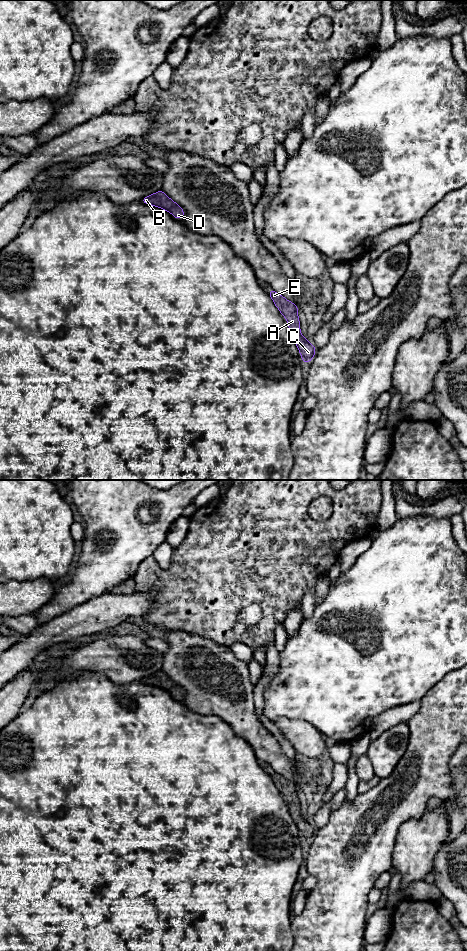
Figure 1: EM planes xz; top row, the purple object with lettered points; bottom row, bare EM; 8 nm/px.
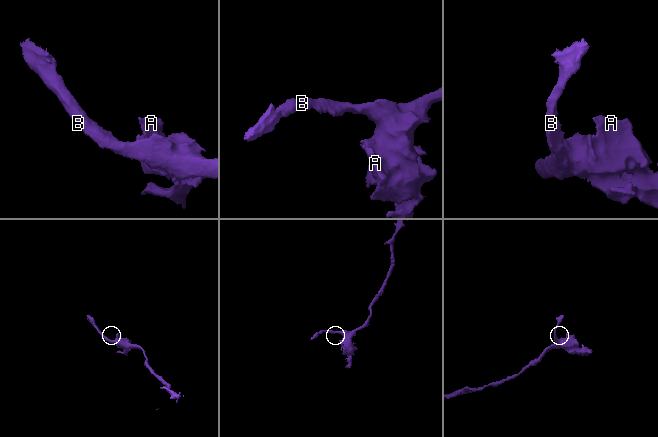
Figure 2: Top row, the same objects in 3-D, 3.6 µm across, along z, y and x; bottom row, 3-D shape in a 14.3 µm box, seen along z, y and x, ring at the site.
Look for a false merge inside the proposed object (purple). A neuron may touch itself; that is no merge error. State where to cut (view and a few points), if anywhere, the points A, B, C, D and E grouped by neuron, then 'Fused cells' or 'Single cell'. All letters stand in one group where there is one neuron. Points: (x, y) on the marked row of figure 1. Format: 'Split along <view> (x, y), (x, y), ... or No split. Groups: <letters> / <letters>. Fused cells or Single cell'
No split. Groups: A B C D E. Single cell

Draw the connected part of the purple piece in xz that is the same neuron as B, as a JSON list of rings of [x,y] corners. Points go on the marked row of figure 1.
[[[162,190],[144,197],[142,203],[153,205],[170,212],[176,219],[182,219],[184,210],[174,201],[172,201]]]

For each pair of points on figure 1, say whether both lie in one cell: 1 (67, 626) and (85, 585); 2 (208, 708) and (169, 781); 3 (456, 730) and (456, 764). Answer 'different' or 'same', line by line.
1: different
2: different
3: different

